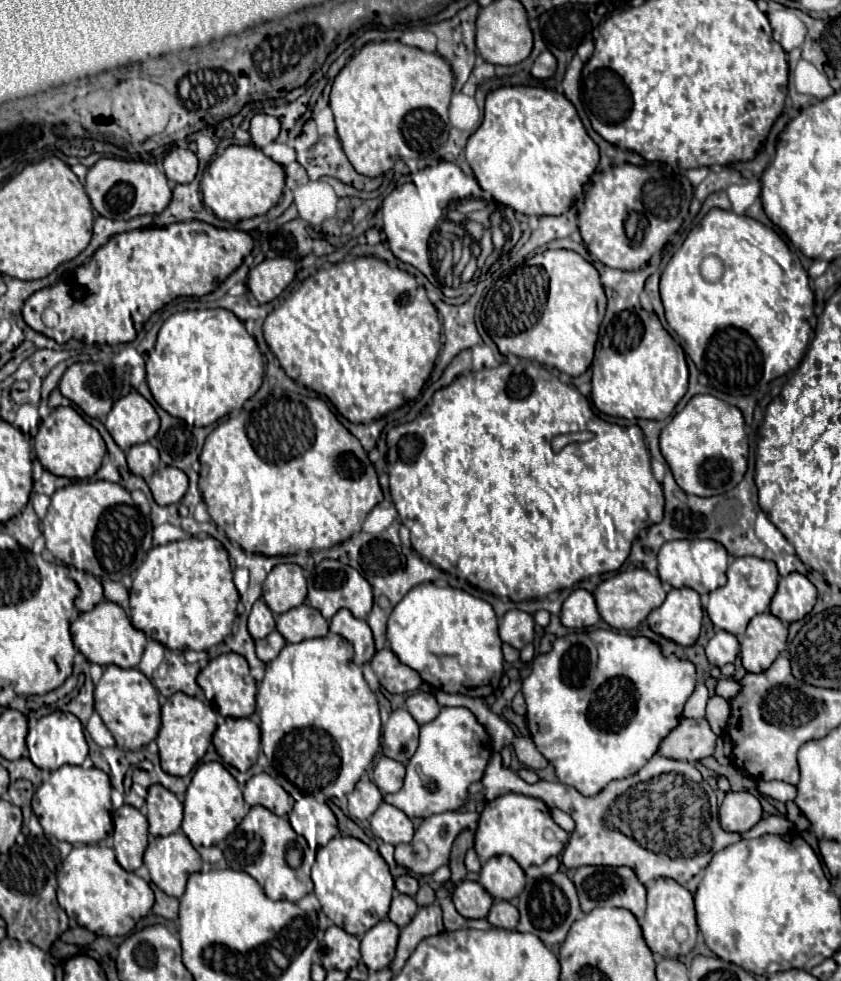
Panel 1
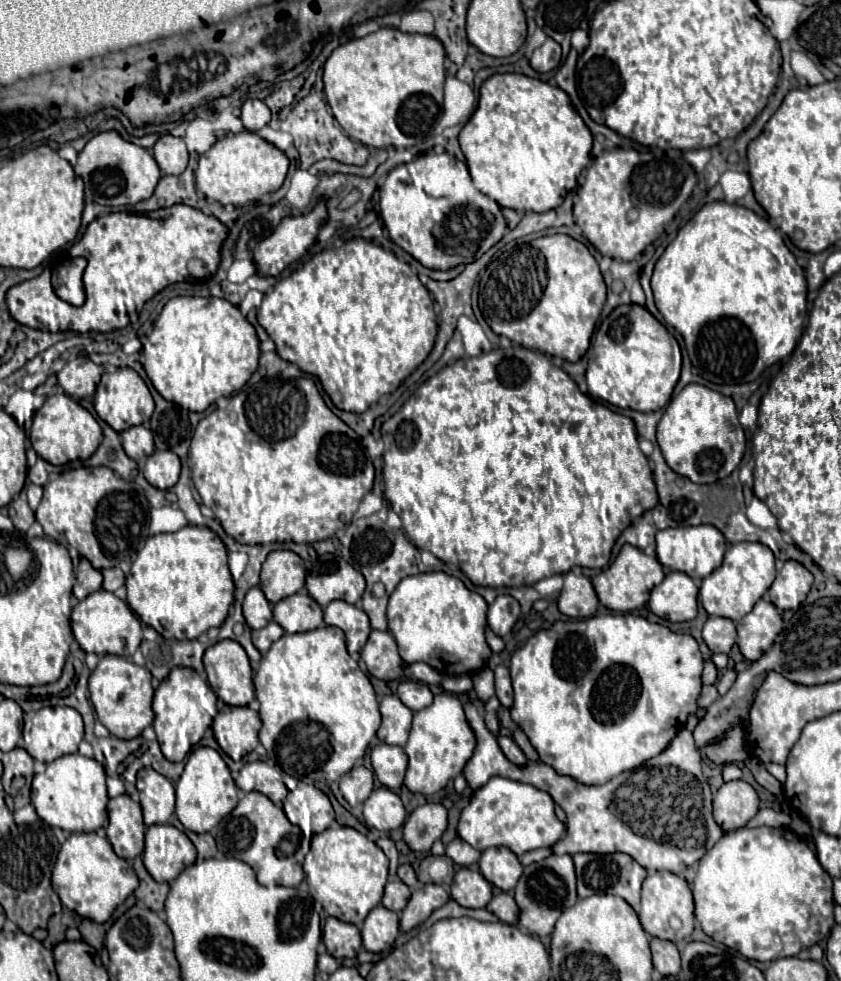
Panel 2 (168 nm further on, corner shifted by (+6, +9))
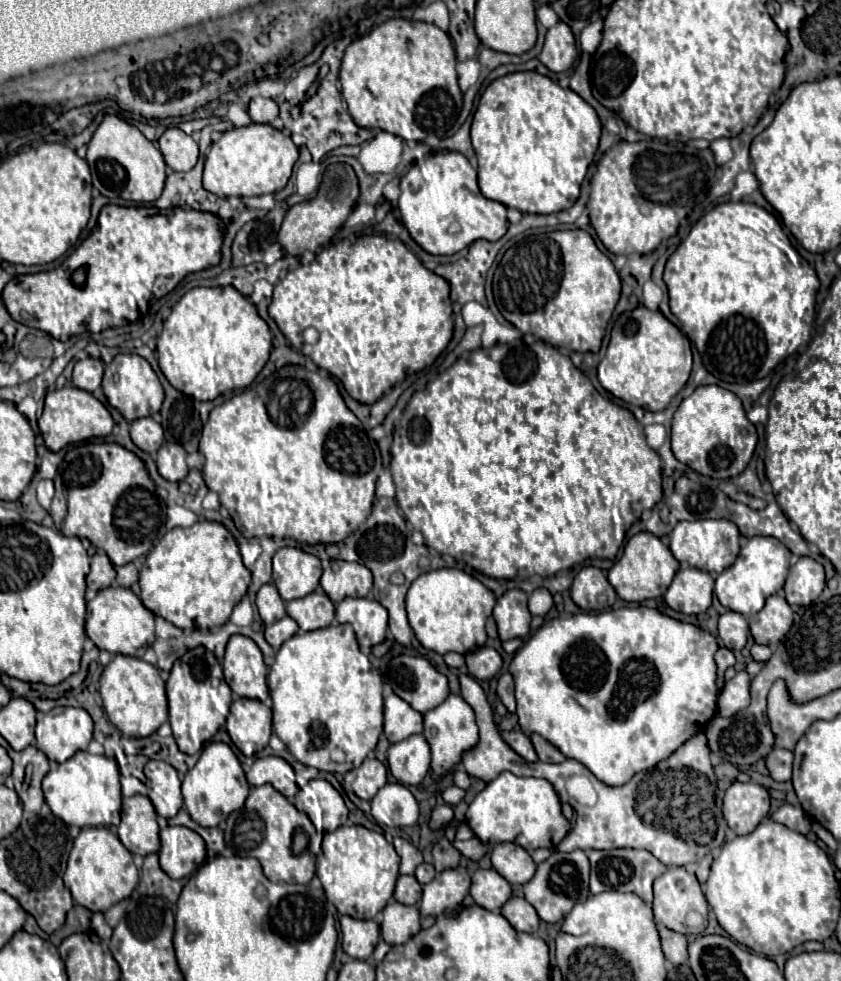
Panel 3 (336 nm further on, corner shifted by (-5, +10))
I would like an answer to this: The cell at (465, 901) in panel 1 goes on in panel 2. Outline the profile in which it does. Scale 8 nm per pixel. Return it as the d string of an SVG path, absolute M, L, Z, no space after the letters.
M461 867L451 883L451 897L463 907L485 907L493 897L493 885L477 871Z

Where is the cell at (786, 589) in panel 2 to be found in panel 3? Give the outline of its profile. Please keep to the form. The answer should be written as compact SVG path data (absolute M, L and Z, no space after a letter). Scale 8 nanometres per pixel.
M800 558L792 568L784 584L786 600L790 604L808 606L812 604L824 590L824 566L814 558Z

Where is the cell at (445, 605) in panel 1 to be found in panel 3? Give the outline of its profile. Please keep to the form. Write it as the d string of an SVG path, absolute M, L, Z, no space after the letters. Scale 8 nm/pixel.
M440 568L424 572L412 582L406 596L406 612L410 626L420 644L438 654L460 652L468 654L486 642L486 618L496 604L494 594L474 576L458 568Z

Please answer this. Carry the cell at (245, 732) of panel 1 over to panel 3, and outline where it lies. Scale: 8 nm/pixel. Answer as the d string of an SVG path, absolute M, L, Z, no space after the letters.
M238 698L226 718L228 734L244 756L254 756L268 746L272 734L272 710L260 700Z

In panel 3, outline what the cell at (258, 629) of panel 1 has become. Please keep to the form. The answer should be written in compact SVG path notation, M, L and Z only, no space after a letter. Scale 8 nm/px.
M264 584L258 590L256 606L258 606L260 618L264 620L264 624L272 624L272 622L276 622L276 620L280 620L280 618L286 616L284 600L280 598L280 594L278 594L278 590L276 590L274 584Z

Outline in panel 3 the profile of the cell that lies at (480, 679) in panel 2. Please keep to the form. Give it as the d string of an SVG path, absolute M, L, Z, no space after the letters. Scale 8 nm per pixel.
M520 730L501 731L501 736L504 738L504 742L516 754L520 754L524 760L528 760L528 762L536 762L538 760L538 756L534 752L534 746L532 746L530 738L524 732L520 732Z

